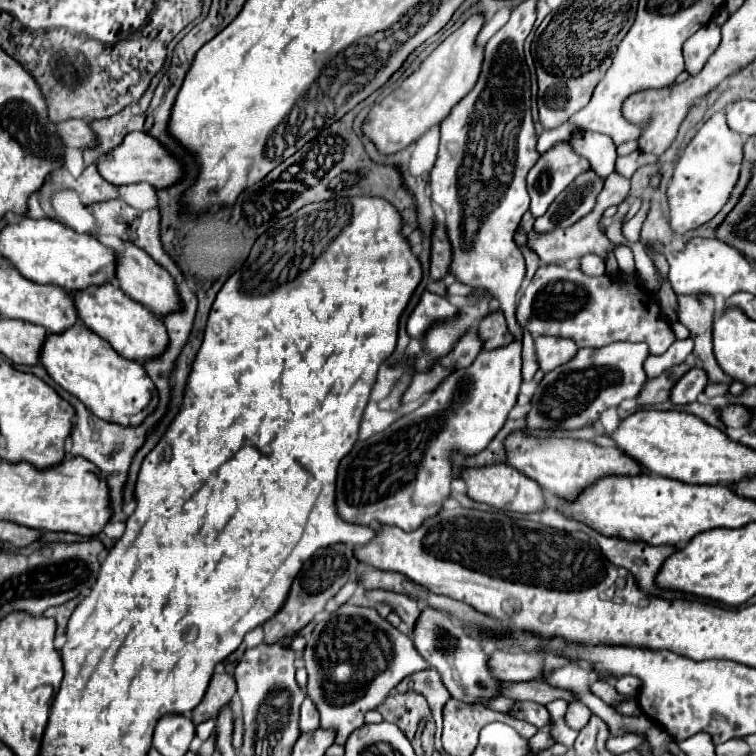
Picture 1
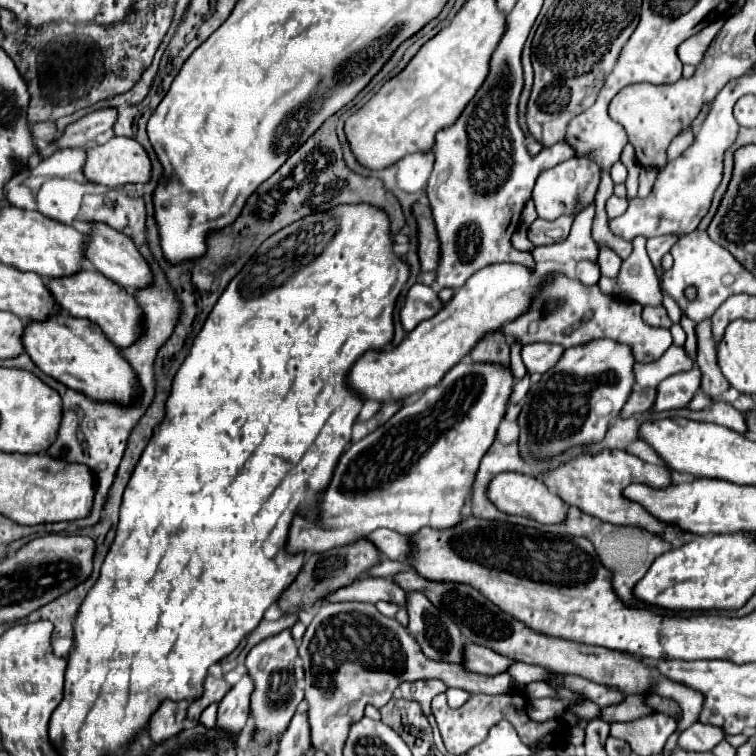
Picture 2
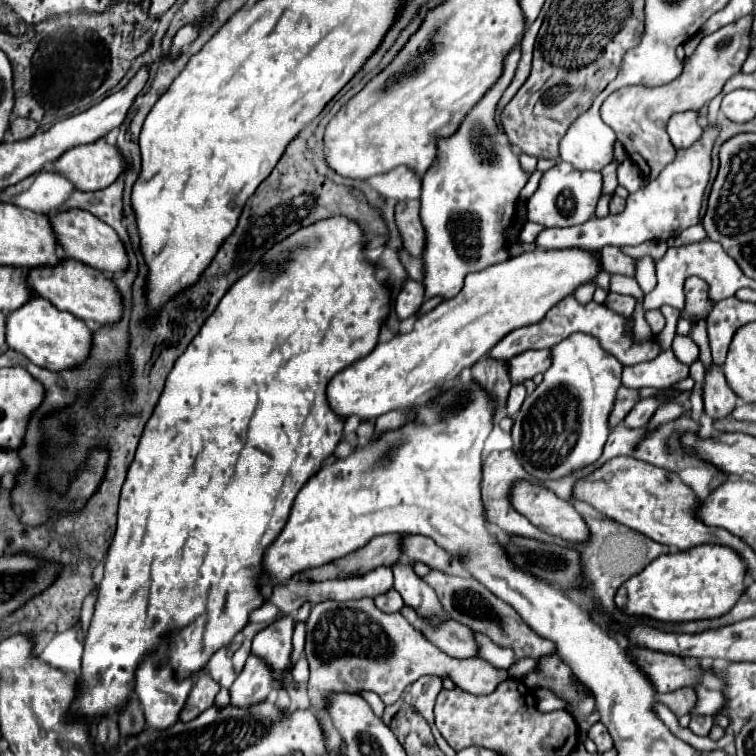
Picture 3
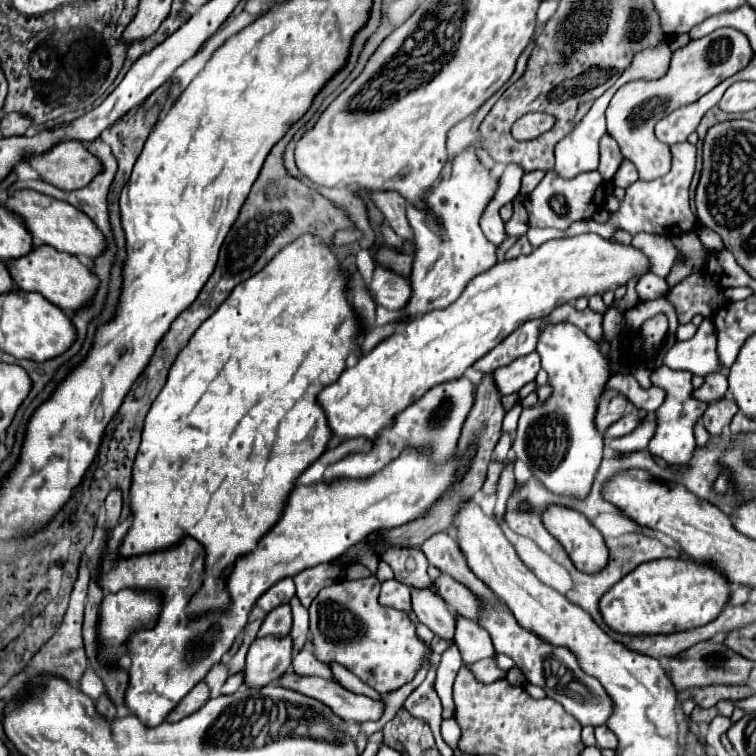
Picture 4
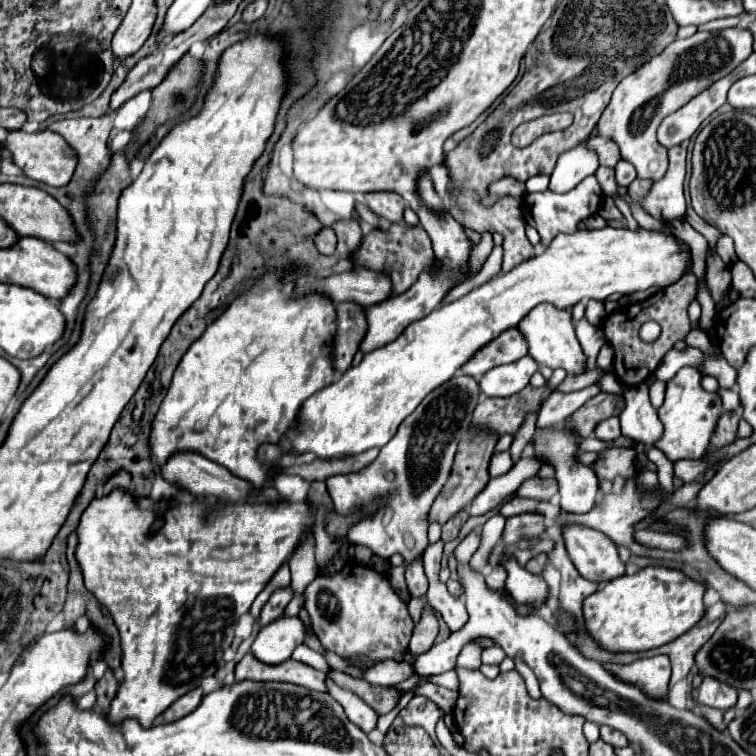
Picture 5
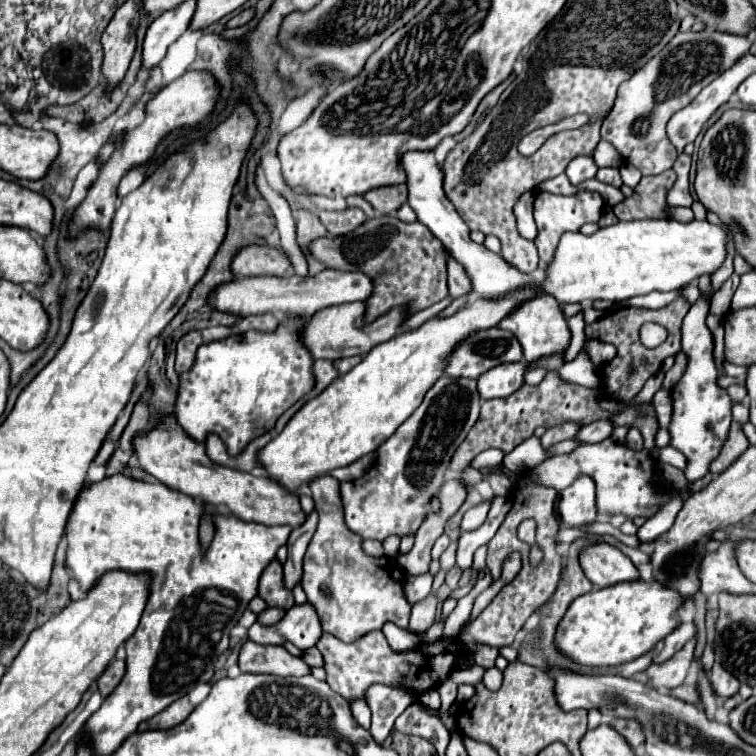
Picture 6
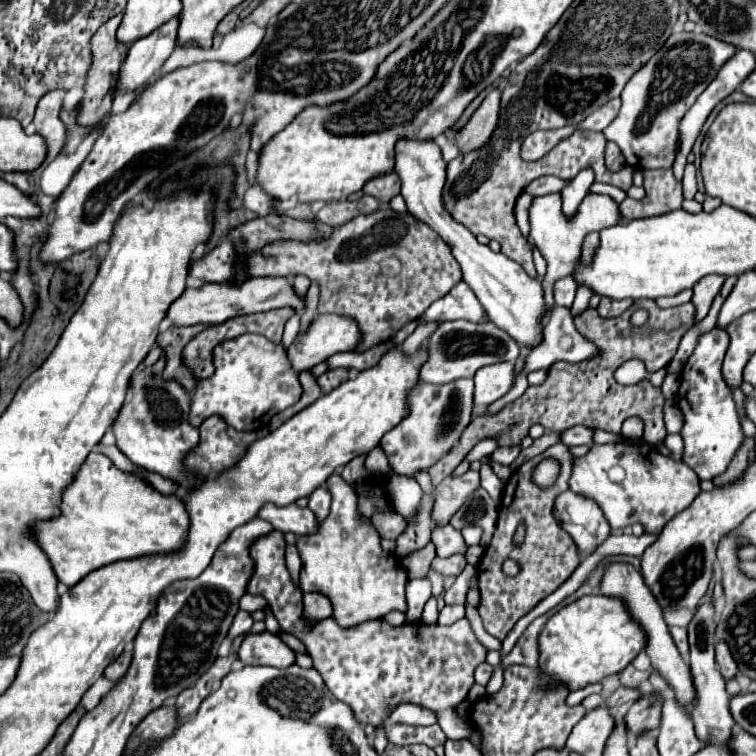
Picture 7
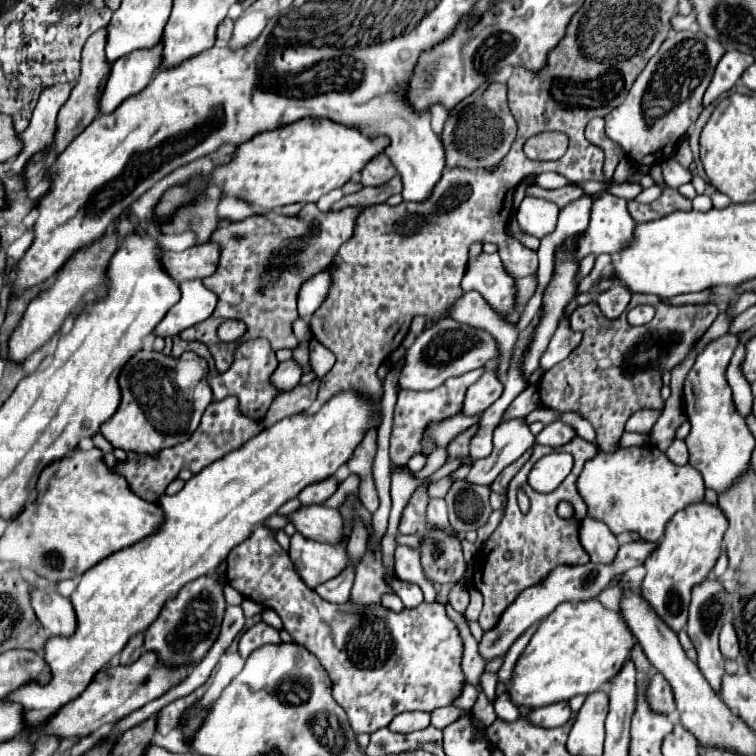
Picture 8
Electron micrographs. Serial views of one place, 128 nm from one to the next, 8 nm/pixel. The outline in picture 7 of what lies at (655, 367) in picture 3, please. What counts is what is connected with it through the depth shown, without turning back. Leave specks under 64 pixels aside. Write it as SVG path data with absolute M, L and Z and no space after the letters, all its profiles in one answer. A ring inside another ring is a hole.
M706 276L704 280L700 280L696 286L694 286L694 296L692 296L692 302L696 306L696 320L702 320L708 310L710 310L710 304L714 300L714 296L720 292L722 284L724 284L724 276ZM710 330L700 336L696 350L682 370L682 382L676 394L676 404L684 416L684 428L680 436L684 438L684 458L700 480L714 480L730 466L730 458L738 452L744 440L738 410L732 398L732 390L724 382L720 368L730 346L730 338L724 330Z

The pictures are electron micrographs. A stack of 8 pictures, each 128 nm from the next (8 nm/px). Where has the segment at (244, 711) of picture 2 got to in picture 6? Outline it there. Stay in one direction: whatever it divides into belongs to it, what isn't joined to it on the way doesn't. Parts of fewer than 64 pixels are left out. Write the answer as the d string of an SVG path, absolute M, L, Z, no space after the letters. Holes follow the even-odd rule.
M310 602L292 606L290 612L286 612L286 616L274 626L262 626L256 622L248 630L248 638L258 644L284 644L284 640L290 640L302 650L314 646L320 634L322 624L318 620L318 612L314 612Z

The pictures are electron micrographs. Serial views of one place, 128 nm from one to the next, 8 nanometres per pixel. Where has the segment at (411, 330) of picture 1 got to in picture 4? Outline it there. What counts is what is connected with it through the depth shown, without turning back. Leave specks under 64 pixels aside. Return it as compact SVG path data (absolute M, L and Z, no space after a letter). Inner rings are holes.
M376 266L372 282L368 284L368 292L378 306L384 306L392 312L400 312L400 308L404 308L406 300L410 298L410 284L388 268Z

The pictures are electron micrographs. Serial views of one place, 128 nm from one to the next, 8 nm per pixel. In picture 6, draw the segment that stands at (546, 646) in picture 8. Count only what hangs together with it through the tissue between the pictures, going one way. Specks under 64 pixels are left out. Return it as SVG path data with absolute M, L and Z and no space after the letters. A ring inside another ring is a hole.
M644 580L622 582L602 590L592 590L576 598L566 616L558 624L554 636L556 648L580 666L618 666L632 662L650 652L656 642L664 640L674 628L672 614L682 606L678 592L660 586L658 582L646 584Z

